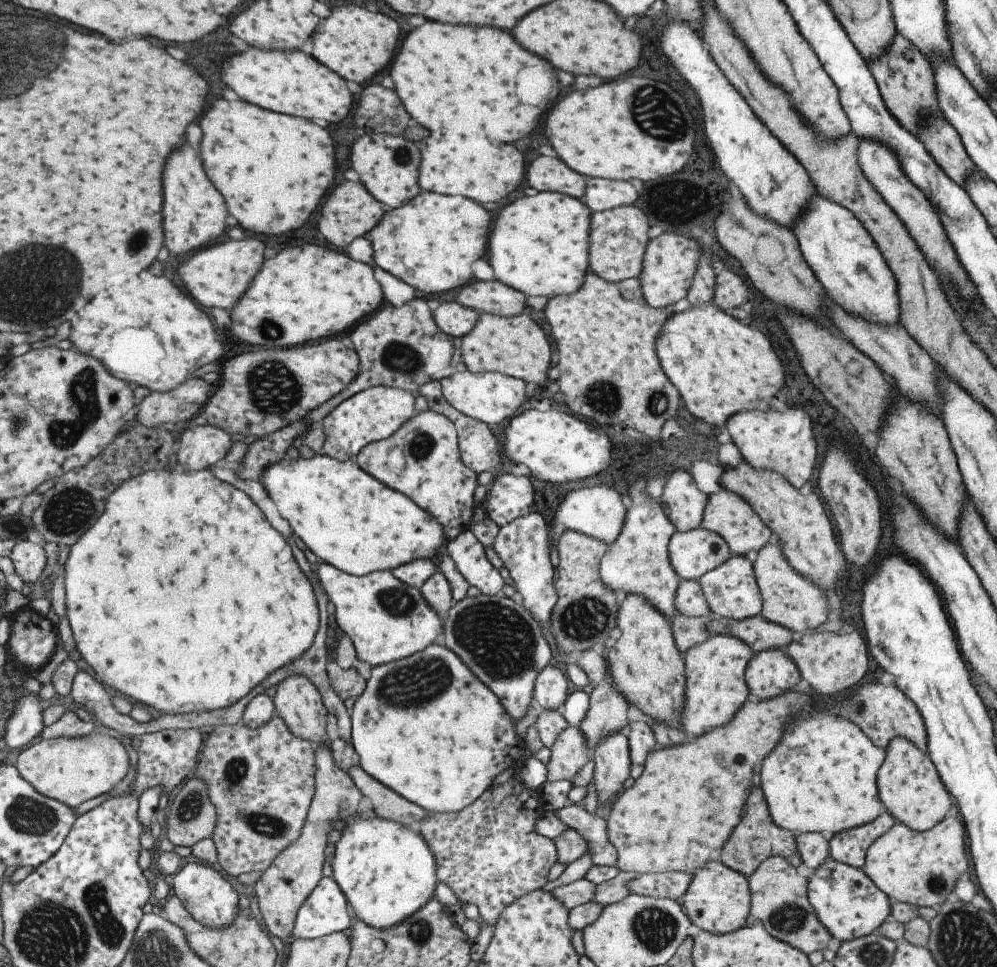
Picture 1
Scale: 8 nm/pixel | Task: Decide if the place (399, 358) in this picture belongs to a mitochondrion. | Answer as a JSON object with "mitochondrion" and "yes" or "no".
{"mitochondrion":"yes"}

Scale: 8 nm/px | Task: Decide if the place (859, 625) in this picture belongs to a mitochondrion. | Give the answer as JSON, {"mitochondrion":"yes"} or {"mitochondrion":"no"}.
{"mitochondrion":"no"}

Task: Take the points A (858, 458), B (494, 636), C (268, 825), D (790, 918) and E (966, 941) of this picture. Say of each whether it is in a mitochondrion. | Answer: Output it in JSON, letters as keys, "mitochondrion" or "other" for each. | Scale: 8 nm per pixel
{"A":"other","B":"mitochondrion","C":"mitochondrion","D":"mitochondrion","E":"mitochondrion"}

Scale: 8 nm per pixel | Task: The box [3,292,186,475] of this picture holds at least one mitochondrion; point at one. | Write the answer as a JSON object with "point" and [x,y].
{"point":[63,431]}

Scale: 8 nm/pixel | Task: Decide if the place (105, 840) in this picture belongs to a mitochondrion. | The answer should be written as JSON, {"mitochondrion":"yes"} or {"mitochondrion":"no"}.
{"mitochondrion":"no"}

